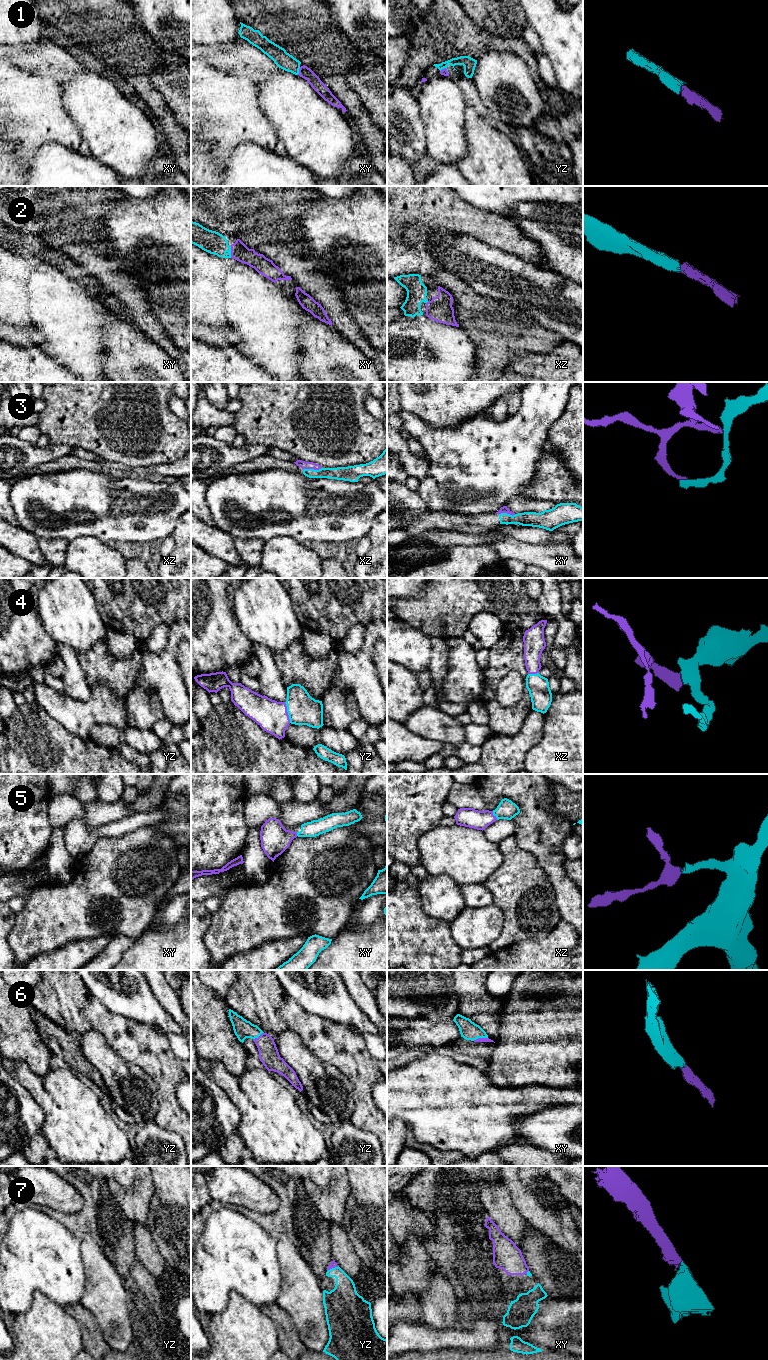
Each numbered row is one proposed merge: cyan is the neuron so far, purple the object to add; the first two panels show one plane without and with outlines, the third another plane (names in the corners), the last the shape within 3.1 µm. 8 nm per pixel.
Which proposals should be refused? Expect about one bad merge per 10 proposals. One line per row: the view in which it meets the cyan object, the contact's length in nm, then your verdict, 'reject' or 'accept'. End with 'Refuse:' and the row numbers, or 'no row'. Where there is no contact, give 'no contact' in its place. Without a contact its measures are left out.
1: xy | 70 nm | accept
2: xy | 100 nm | accept
3: xz | 150 nm | accept
4: yz | 180 nm | accept
5: xz | 80 nm | accept
6: xy | 120 nm | accept
7: yz | 100 nm | accept
Refuse: no row

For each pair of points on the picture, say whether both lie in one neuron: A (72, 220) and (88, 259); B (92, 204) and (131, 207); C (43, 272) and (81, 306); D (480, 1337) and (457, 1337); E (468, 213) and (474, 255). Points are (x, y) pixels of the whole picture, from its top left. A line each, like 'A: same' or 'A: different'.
A: same
B: different
C: same
D: same
E: different

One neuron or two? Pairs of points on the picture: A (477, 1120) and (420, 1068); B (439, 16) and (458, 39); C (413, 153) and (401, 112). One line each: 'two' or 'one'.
A: one
B: one
C: one

